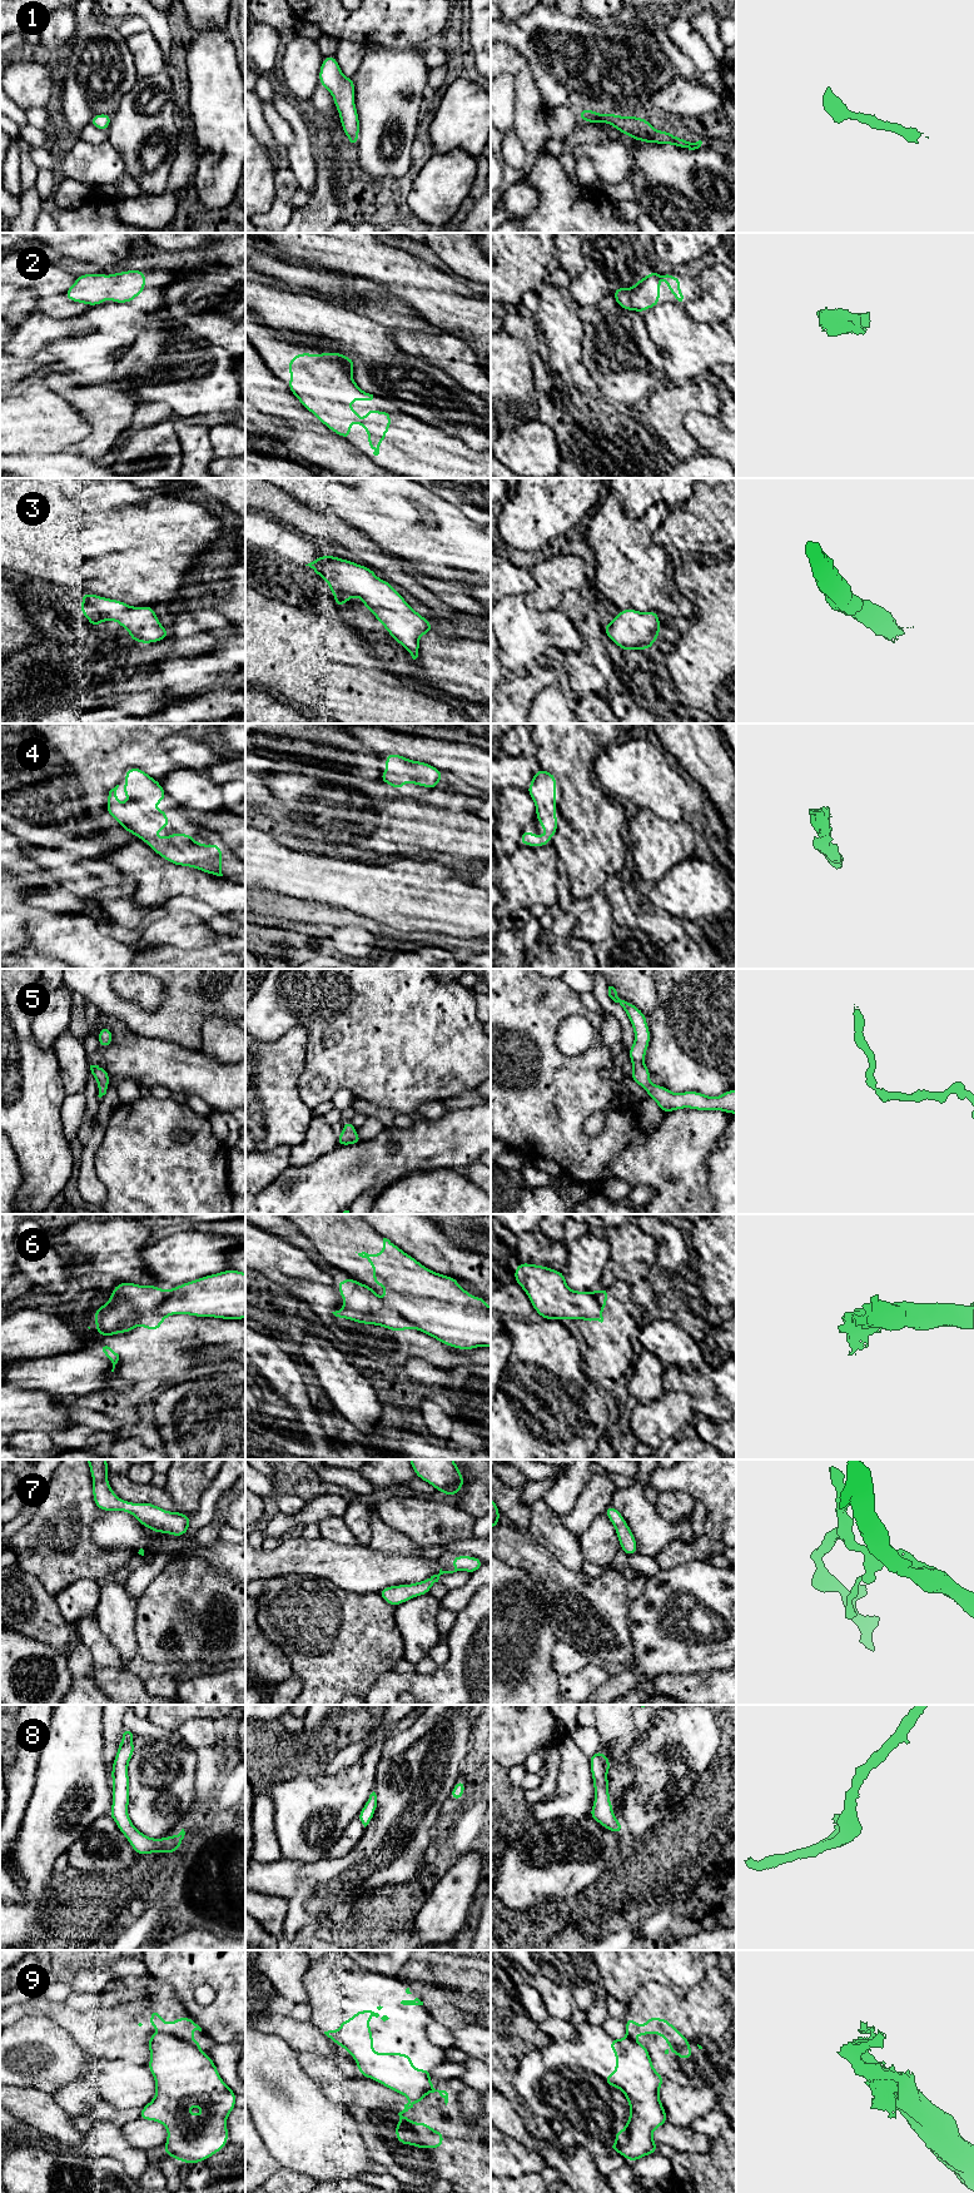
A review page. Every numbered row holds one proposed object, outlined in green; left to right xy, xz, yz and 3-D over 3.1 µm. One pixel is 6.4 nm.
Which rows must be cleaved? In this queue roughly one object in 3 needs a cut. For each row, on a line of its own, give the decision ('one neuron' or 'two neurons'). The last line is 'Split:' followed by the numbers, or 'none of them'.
1: one neuron
2: one neuron
3: one neuron
4: one neuron
5: one neuron
6: two neurons
7: one neuron
8: one neuron
9: two neurons
Split: 6, 9

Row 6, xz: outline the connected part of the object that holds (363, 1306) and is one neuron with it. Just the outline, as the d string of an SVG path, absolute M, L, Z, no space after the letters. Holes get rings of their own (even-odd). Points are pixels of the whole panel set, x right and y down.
M353 1278L337 1282L341 1299L347 1299L341 1311L332 1312L336 1317L361 1324L374 1324L393 1332L416 1329L416 1326L391 1309L378 1294Z

